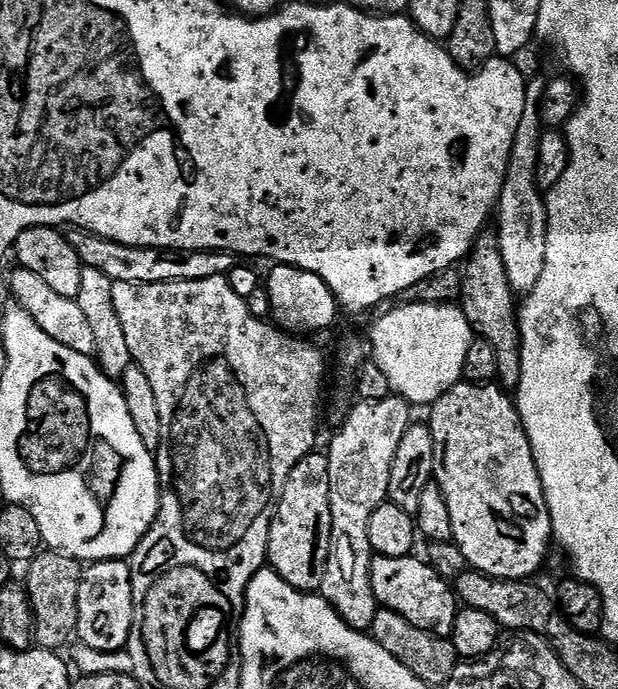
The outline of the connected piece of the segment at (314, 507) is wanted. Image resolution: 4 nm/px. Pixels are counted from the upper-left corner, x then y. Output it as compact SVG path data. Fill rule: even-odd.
M313 450L299 460L286 478L284 493L276 504L276 513L268 535L267 563L288 584L301 590L319 589L332 545L332 515L330 514L330 462L323 451Z

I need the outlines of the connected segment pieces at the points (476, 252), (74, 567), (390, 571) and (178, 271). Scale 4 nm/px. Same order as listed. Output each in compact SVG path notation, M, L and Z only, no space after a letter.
M482 234L472 245L462 268L463 284L458 299L459 307L464 309L468 325L479 339L494 346L498 357L496 380L505 390L516 390L522 378L522 358L520 357L520 313L518 296L512 291L510 280L506 278L506 262L502 262L500 243L495 235Z
M55 550L41 551L27 565L26 587L32 607L32 639L35 647L63 649L68 639L76 636L78 622L78 586L82 575L81 561Z
M416 554L402 558L373 555L370 582L380 608L389 608L394 610L394 614L402 614L402 618L406 618L410 626L418 626L418 630L451 637L458 611L458 597L453 585L439 576L426 559Z
M85 228L67 229L66 235L74 254L78 254L85 268L102 270L112 282L157 284L158 282L194 282L198 278L223 276L236 267L238 260L231 252L218 250L182 250L181 248L151 248L150 246L126 246L110 238L86 231Z

